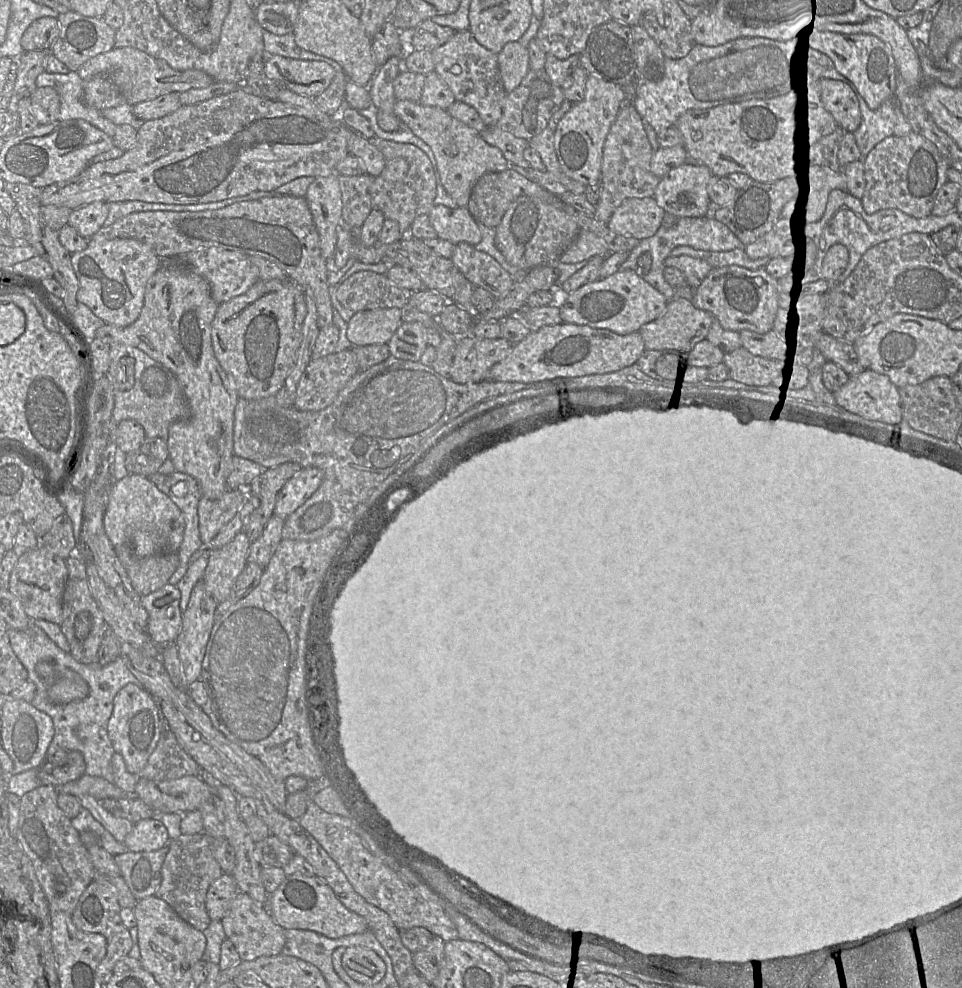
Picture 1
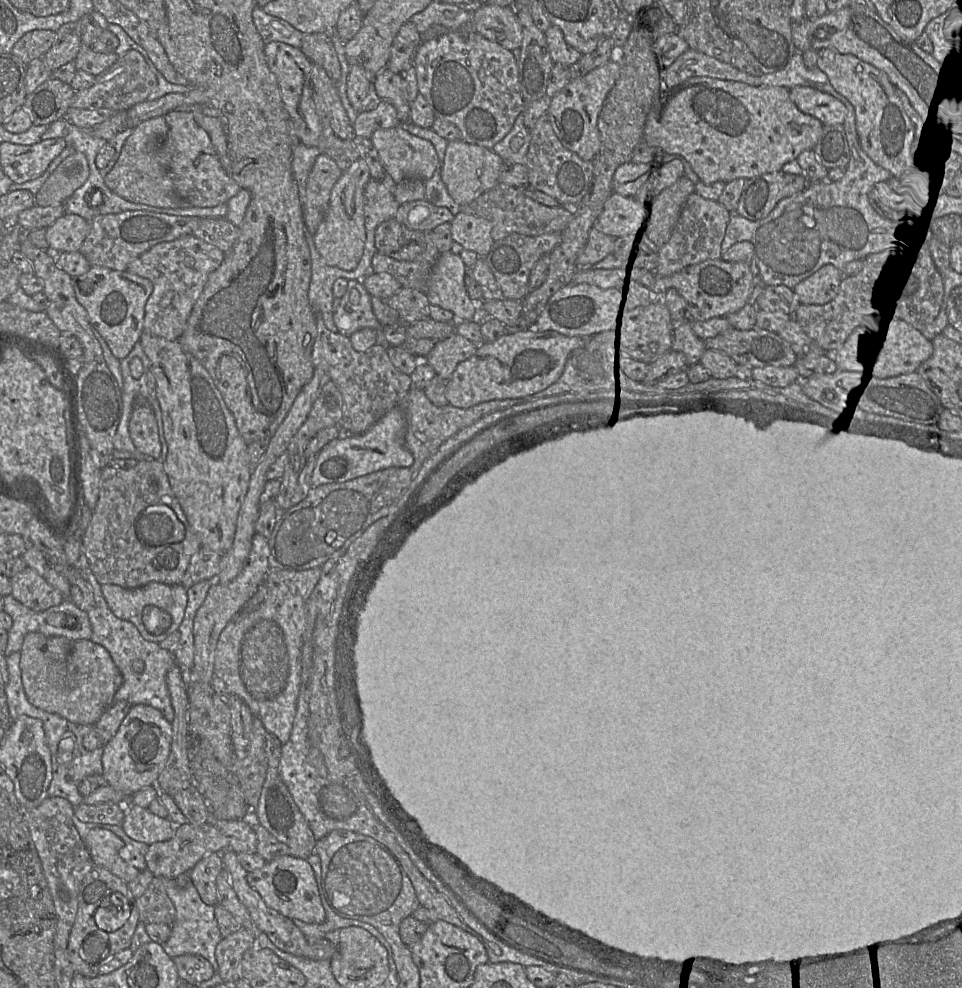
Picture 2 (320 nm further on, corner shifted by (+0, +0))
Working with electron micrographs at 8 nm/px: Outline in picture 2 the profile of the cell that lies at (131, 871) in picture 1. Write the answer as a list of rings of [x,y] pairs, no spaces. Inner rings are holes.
[[[210,820],[200,826],[187,822],[175,830],[172,838],[148,845],[145,861],[147,869],[155,877],[176,879],[179,875],[189,873],[196,863],[206,855],[221,854],[228,850],[235,853],[256,854],[257,836],[251,820]]]

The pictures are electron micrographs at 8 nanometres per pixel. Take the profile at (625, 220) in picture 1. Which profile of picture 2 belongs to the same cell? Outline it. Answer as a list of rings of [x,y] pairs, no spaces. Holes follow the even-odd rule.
[[[612,192],[604,203],[594,227],[617,238],[630,233],[646,233],[650,229],[652,205]]]

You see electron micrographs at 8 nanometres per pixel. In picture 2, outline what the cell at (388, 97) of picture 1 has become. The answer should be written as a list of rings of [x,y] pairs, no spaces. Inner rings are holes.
[[[402,125],[373,132],[371,140],[377,149],[382,165],[395,183],[406,178],[427,181],[438,167],[439,159],[433,144],[407,131]]]

